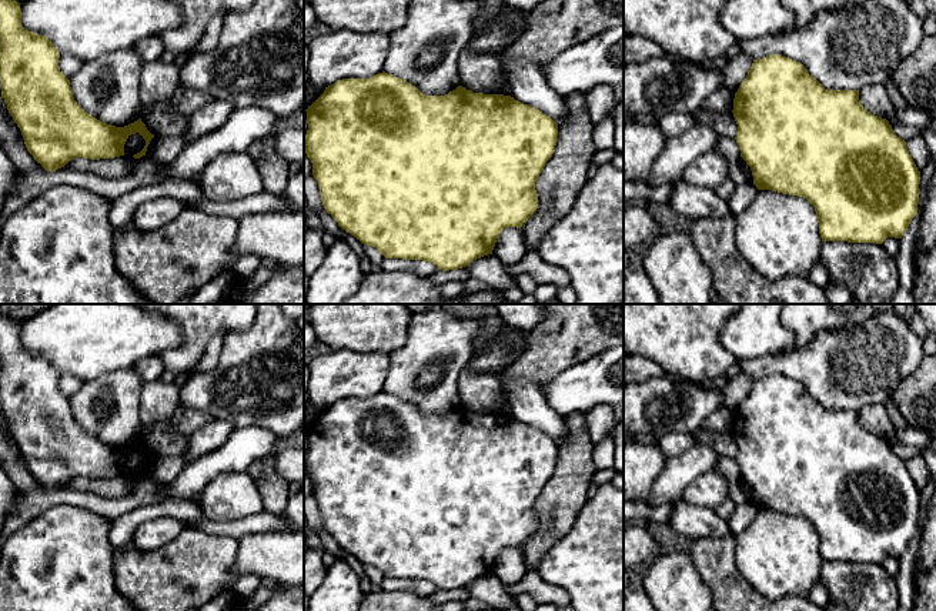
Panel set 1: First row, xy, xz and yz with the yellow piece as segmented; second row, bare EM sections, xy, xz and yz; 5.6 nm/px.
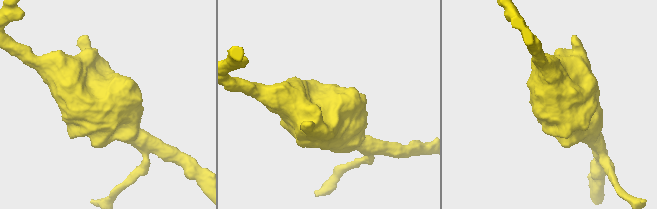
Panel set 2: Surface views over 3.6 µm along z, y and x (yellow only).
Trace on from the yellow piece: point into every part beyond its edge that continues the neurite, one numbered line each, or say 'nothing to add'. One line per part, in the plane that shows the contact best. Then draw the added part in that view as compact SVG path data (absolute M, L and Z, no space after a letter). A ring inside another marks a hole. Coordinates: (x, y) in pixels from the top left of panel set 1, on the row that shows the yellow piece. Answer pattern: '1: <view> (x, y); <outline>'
nothing to add

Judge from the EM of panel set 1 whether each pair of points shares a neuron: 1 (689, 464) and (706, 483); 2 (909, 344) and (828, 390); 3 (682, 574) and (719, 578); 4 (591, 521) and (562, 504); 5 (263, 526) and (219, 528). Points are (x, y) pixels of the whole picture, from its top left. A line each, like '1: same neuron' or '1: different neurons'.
1: different neurons
2: same neuron
3: different neurons
4: different neurons
5: same neuron

